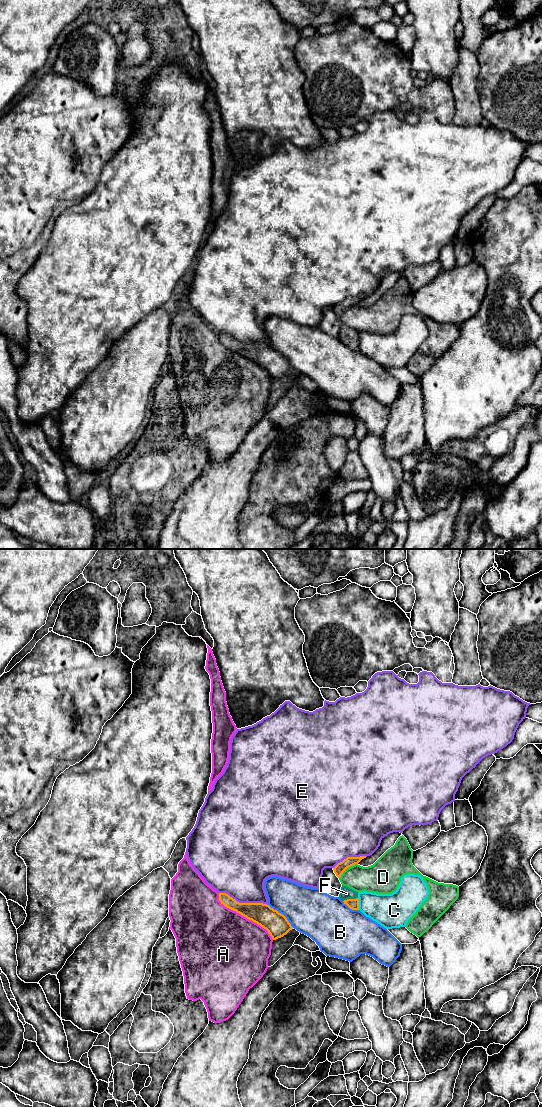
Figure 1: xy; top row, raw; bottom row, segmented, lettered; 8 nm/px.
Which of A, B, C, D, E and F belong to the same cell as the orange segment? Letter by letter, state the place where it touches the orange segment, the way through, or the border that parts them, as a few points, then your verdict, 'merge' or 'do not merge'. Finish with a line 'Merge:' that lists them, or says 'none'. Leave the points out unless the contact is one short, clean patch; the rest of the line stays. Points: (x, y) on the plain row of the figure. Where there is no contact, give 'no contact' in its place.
A: contact xy (244, 356); do not merge
B: contact xy (282, 354); do not merge
C: contact xy (358, 343); do not merge
D: contact xy (347, 307); do not merge
E: contact xy (243, 343); do not merge
F: contact xy (350, 339); way xy (353, 344), (350, 339), (346, 333); merge
Merge: F

